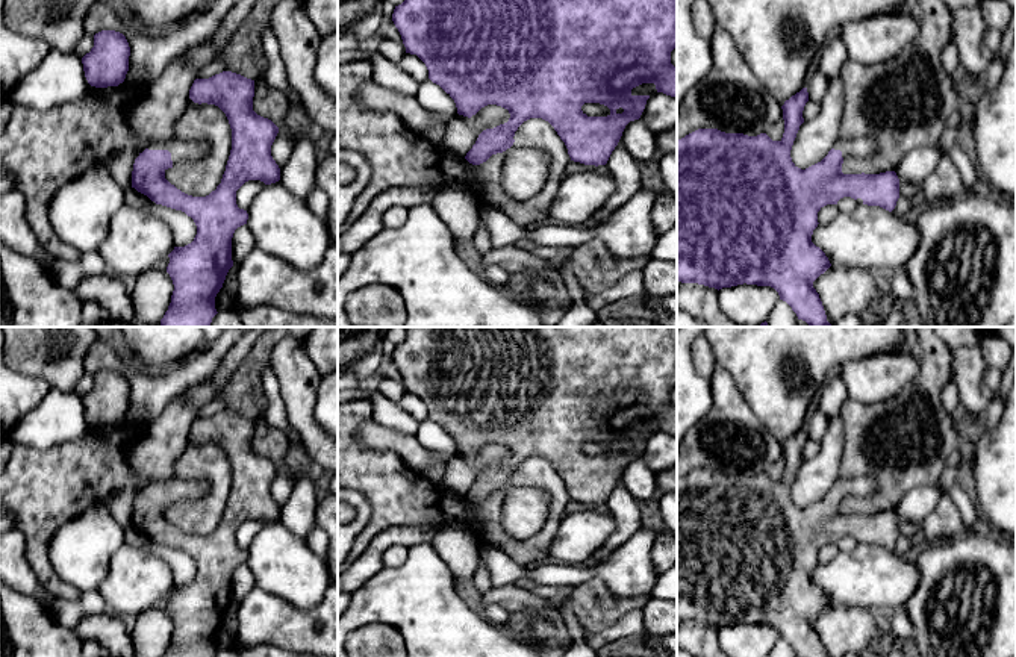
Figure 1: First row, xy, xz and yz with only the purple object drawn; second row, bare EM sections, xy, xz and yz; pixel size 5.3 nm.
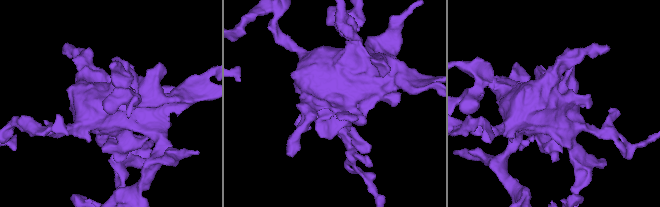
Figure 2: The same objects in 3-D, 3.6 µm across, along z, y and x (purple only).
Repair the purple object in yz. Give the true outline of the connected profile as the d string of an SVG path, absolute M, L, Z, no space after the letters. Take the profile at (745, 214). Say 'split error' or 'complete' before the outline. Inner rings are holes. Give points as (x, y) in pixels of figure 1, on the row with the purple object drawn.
split error | M807 88L784 101L780 141L766 133L748 136L718 129L698 129L677 141L677 280L718 291L743 283L771 286L798 319L833 327L813 288L813 282L831 266L825 253L812 242L818 212L843 197L862 198L863 204L892 212L899 198L899 179L895 171L842 173L848 157L871 159L877 150L874 141L839 139L821 162L798 168L790 150L804 123L807 101Z

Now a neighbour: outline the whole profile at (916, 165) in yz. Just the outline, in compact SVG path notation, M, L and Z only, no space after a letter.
M937 147L910 150L896 168L899 182L924 182L936 168L942 154Z

